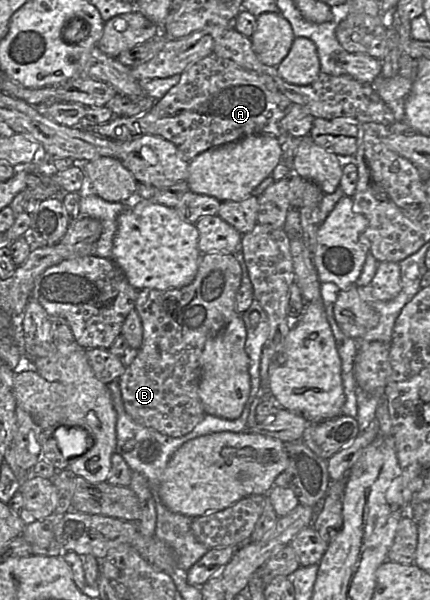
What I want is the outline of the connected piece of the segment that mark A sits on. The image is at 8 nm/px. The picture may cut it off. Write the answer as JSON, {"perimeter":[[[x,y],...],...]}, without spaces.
{"perimeter":[[[214,53],[198,60],[197,62],[190,65],[187,69],[185,69],[180,74],[179,82],[173,86],[160,100],[156,101],[153,107],[148,110],[144,114],[138,114],[135,116],[117,116],[113,117],[109,122],[104,124],[97,124],[97,123],[82,123],[79,126],[85,129],[88,132],[91,132],[97,136],[105,137],[111,139],[113,141],[131,141],[133,139],[139,138],[143,135],[154,135],[164,138],[170,142],[172,142],[178,150],[182,153],[183,157],[190,161],[194,159],[200,153],[207,151],[211,148],[219,147],[225,144],[229,144],[240,140],[244,137],[255,135],[255,134],[270,134],[275,137],[279,137],[284,133],[283,129],[283,118],[287,114],[289,110],[289,106],[293,104],[284,94],[281,92],[272,92],[266,86],[266,84],[260,79],[259,76],[256,74],[242,68],[241,66],[237,65],[235,62],[229,59],[221,58]]]}

